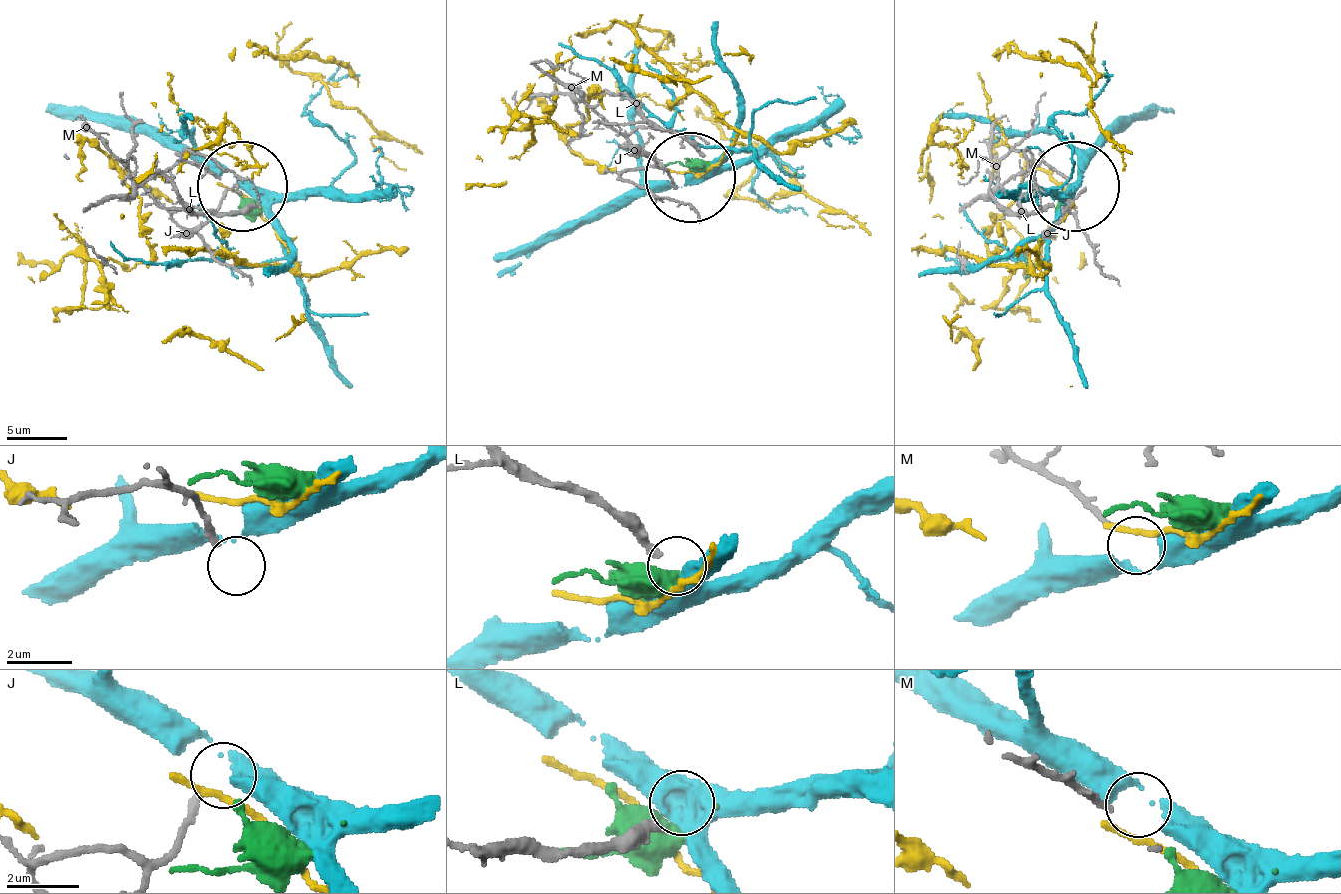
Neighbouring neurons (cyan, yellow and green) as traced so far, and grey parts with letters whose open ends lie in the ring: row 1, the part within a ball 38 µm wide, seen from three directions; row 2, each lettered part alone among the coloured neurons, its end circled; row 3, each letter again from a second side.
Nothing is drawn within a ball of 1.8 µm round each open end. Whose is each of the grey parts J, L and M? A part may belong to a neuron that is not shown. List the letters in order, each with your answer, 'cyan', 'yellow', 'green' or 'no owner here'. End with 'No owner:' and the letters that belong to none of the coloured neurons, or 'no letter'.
J: no owner here
L: no owner here
M: no owner here
No owner: J, L, M

